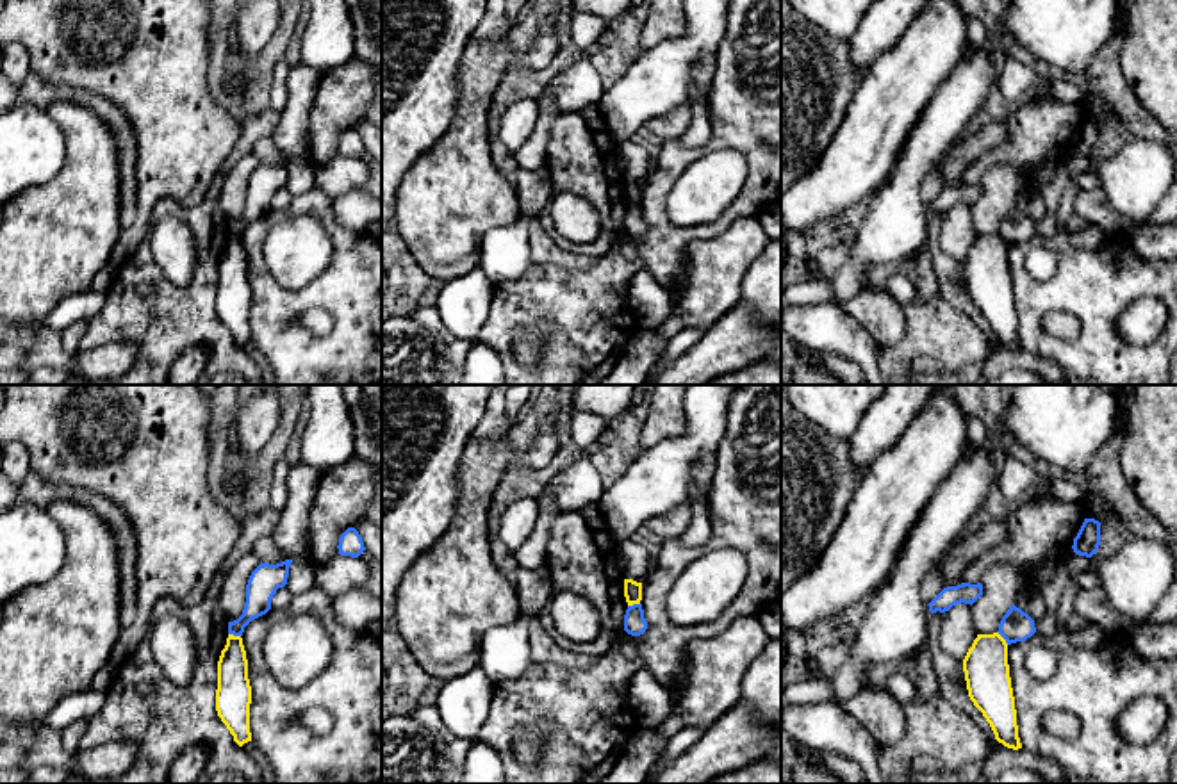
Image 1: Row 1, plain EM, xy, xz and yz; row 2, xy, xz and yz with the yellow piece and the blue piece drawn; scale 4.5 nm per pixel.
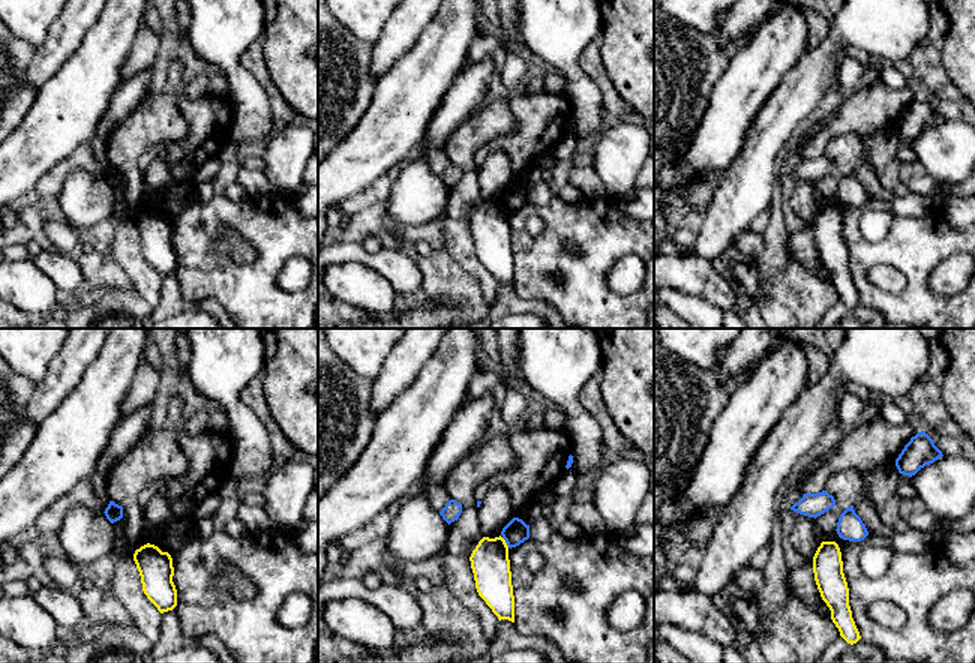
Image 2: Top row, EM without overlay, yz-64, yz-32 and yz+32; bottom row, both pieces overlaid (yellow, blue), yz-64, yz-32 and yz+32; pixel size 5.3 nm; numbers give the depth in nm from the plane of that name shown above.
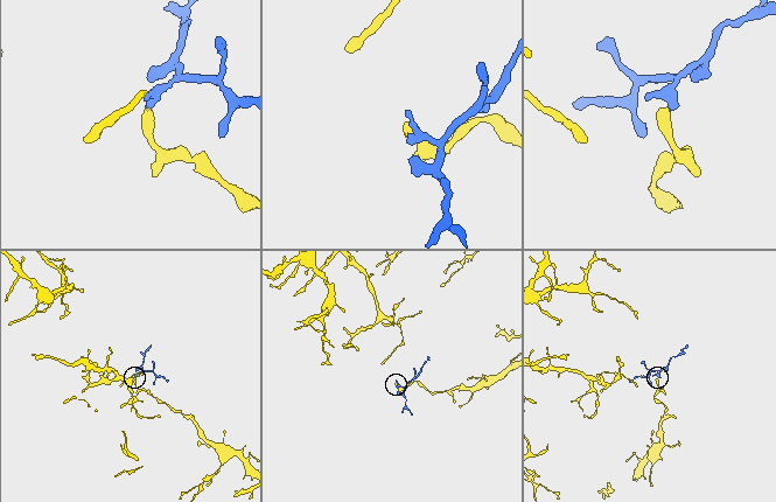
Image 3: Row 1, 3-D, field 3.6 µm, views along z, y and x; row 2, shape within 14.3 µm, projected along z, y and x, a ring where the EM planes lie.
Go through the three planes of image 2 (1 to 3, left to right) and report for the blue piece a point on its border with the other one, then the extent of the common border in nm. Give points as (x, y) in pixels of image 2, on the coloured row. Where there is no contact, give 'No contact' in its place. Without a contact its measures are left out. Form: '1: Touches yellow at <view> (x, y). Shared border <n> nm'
1: No contact
2: Touches yellow at yz-32 (504, 542). Shared border 70 nm
3: No contact

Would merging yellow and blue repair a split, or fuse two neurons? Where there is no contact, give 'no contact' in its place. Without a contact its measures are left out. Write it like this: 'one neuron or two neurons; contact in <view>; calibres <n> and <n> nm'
two neurons; contact in yz; calibres 200 and 140 nm

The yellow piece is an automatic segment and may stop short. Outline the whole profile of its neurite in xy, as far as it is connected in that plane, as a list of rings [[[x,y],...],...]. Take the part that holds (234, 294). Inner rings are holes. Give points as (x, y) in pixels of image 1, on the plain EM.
[[[228,235],[218,262],[216,312],[239,347],[251,342],[250,305],[251,287],[243,239]]]

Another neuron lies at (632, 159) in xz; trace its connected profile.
[[[631,139],[617,143],[617,166],[624,180],[633,180],[642,184],[651,173],[654,162],[649,159],[647,151],[635,144]]]

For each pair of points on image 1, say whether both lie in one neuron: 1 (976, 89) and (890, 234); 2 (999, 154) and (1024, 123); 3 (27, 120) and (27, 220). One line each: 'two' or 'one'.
1: one
2: one
3: two

